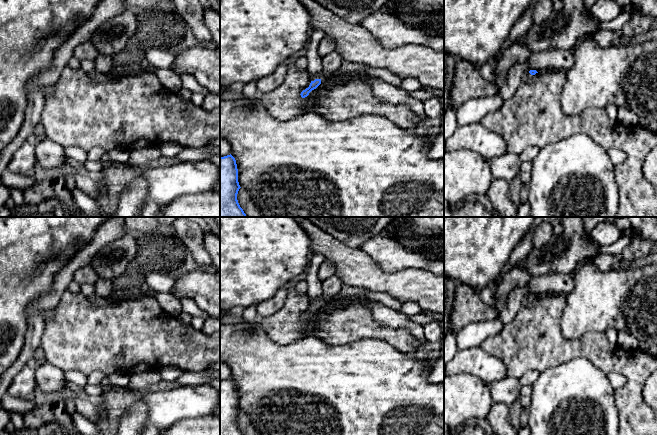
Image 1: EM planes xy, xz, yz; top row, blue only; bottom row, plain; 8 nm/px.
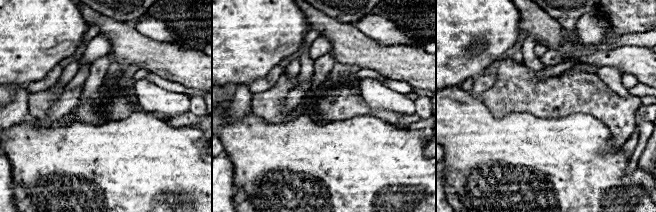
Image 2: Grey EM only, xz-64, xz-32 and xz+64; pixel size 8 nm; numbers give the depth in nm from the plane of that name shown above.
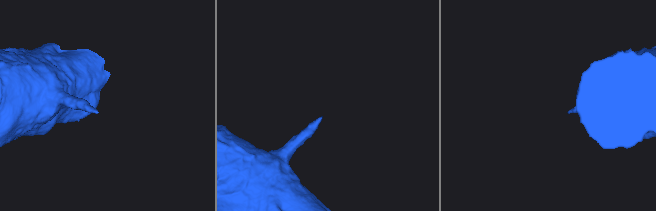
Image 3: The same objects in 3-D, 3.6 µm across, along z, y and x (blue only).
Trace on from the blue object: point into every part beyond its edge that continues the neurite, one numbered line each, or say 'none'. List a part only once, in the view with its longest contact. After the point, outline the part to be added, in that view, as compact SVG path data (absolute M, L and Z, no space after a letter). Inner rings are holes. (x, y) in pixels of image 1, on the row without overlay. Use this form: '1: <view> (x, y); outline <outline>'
1: xz (321, 299); outline M324 294L320 295L315 301L313 301L312 305L314 305L315 303L320 303L321 308L325 307L326 306L326 301L325 301Z

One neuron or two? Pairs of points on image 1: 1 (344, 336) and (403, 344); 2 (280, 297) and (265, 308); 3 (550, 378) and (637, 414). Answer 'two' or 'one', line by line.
1: one
2: one
3: two

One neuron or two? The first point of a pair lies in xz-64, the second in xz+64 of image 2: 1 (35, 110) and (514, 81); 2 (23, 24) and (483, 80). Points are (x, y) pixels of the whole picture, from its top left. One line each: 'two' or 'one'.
1: one
2: two

